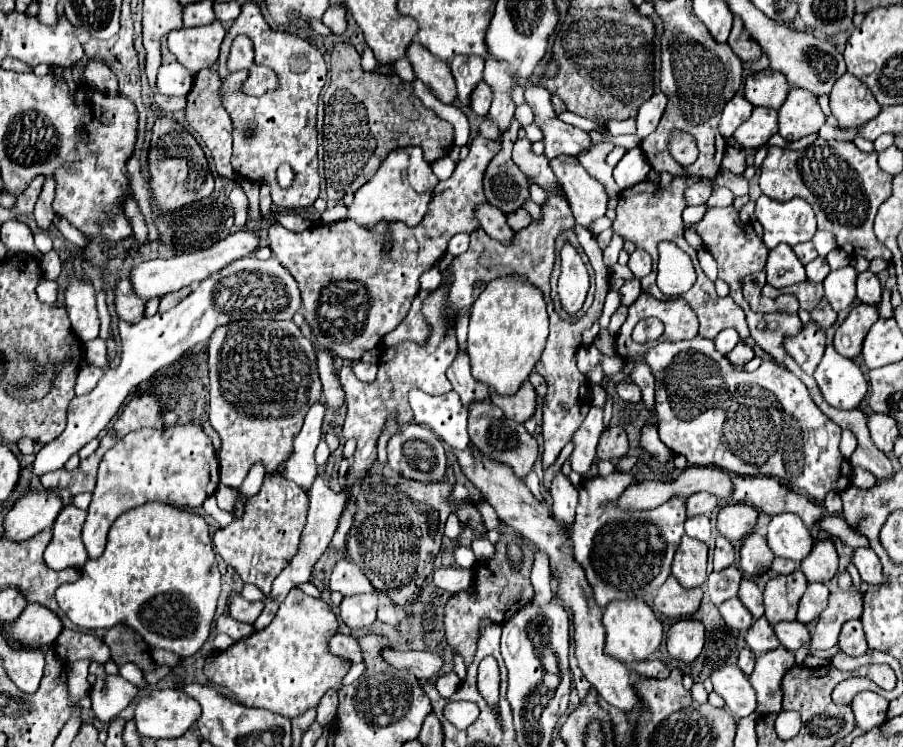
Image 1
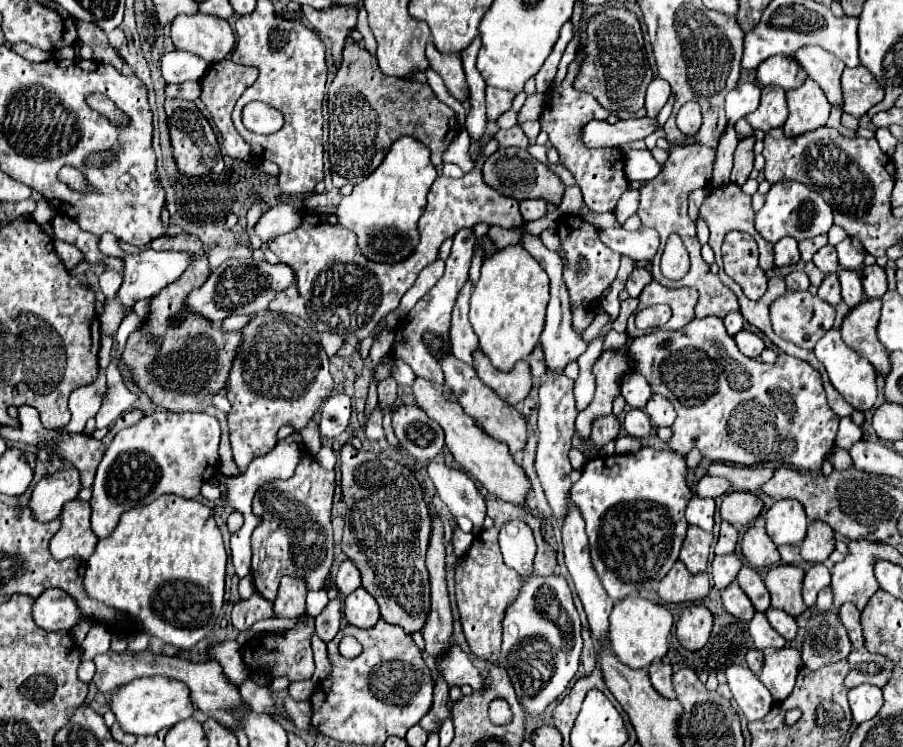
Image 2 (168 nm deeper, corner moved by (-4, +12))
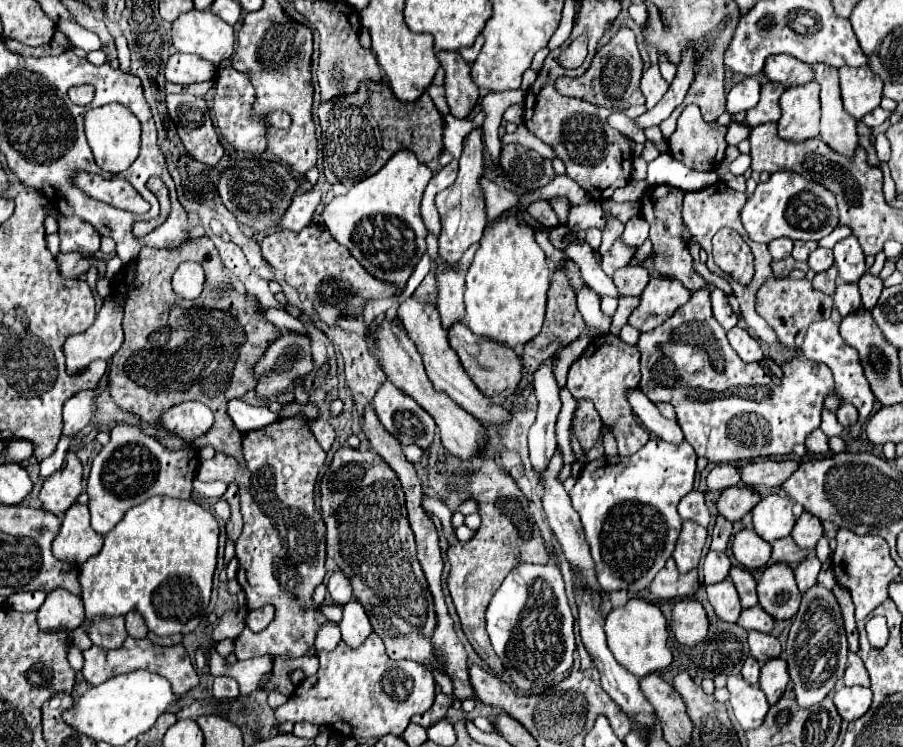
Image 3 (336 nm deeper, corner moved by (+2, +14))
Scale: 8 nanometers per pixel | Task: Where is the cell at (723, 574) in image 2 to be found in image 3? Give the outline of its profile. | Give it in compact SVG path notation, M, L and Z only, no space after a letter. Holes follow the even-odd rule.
M708 551L704 559L704 583L720 583L728 577L730 571L730 557L726 553L716 553Z

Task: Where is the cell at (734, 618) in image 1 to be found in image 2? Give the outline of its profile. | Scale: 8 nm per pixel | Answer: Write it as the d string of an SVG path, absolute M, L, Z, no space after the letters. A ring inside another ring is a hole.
M730 583L724 591L722 591L722 603L724 603L724 609L742 619L742 621L750 621L754 617L754 609L752 609L752 603L750 599L746 597L746 593L734 583Z

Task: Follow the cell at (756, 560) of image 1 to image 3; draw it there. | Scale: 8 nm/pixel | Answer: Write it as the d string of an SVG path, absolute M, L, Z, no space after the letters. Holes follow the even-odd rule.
M742 529L736 533L732 541L732 553L736 561L740 561L742 567L754 571L766 567L770 555L772 555L772 545L764 539L760 539L754 529Z

